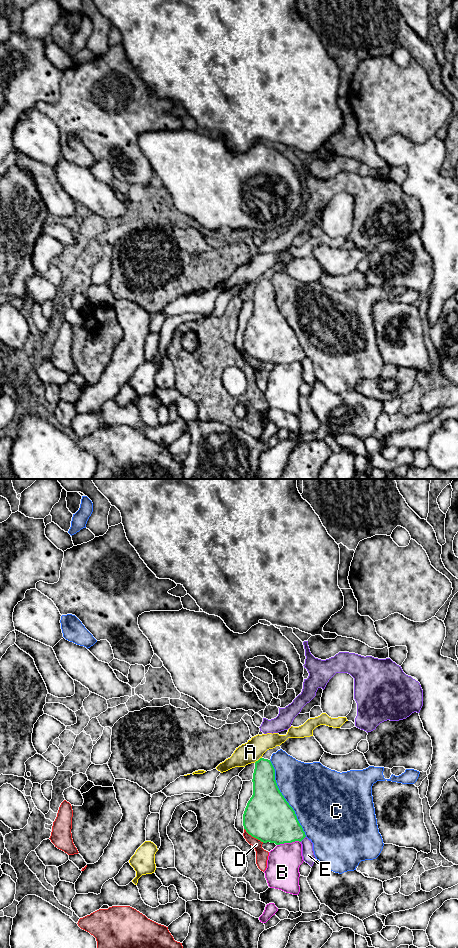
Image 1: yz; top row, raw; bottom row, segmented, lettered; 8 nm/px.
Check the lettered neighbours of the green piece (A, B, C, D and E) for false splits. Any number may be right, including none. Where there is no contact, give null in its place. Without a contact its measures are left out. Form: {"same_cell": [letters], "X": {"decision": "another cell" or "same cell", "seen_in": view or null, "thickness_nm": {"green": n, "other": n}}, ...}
{"same_cell": [], "A": {"decision": "another cell", "seen_in": "yz", "thickness_nm": {"green": 200, "other": 170}}, "B": {"decision": "another cell", "seen_in": "yz", "thickness_nm": {"green": 380, "other": 260}}, "C": {"decision": "another cell", "seen_in": "yz", "thickness_nm": {"green": 400, "other": 440}}, "D": {"decision": "another cell", "seen_in": "yz", "thickness_nm": {"green": 400, "other": 100}}, "E": {"decision": "another cell", "seen_in": "yz", "thickness_nm": {"green": 340, "other": 100}}}

